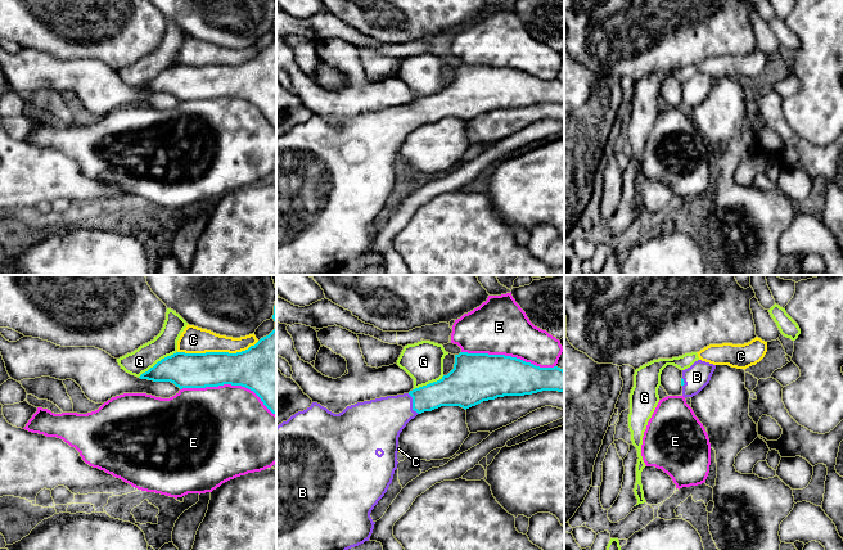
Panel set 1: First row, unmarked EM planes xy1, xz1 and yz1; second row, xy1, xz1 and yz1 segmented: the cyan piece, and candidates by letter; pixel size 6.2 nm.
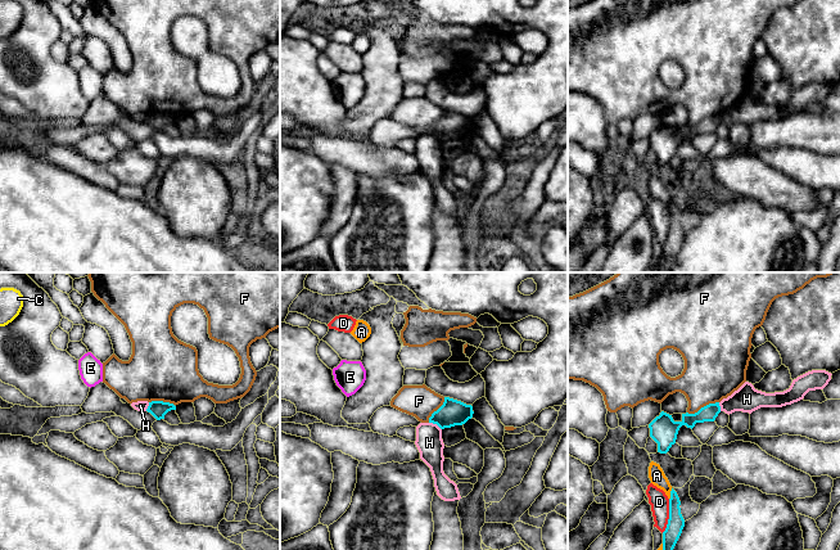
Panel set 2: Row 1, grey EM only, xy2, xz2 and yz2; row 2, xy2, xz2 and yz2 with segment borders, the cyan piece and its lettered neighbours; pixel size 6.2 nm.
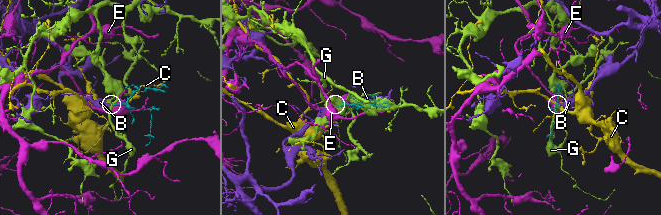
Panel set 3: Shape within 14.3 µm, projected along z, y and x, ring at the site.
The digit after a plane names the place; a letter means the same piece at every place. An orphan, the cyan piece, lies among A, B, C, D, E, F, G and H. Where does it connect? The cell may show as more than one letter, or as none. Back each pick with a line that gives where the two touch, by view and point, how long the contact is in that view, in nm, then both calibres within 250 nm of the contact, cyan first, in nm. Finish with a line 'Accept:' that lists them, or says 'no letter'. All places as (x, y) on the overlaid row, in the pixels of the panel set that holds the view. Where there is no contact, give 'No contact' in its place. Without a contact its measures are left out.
B: Touches cyan at xz1 (413, 404). Shared border 140 nm. Thickness 190 nm (cyan) against 300 nm
Accept: B

